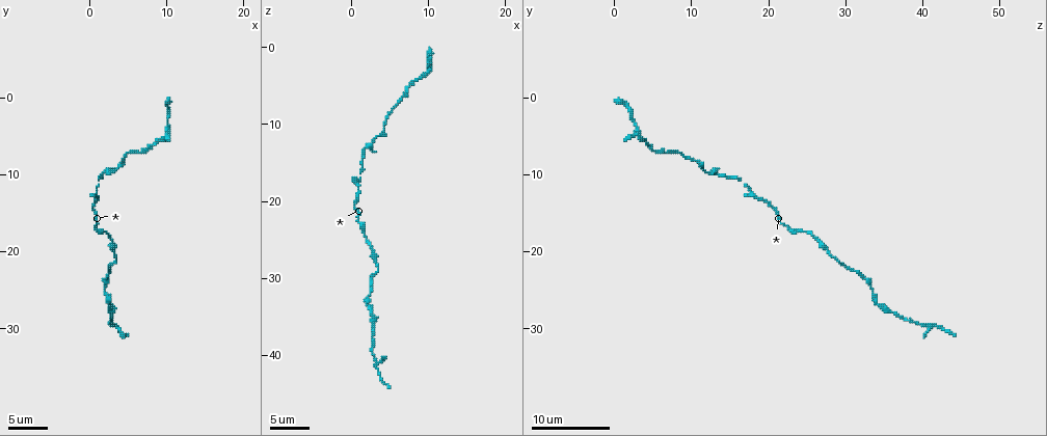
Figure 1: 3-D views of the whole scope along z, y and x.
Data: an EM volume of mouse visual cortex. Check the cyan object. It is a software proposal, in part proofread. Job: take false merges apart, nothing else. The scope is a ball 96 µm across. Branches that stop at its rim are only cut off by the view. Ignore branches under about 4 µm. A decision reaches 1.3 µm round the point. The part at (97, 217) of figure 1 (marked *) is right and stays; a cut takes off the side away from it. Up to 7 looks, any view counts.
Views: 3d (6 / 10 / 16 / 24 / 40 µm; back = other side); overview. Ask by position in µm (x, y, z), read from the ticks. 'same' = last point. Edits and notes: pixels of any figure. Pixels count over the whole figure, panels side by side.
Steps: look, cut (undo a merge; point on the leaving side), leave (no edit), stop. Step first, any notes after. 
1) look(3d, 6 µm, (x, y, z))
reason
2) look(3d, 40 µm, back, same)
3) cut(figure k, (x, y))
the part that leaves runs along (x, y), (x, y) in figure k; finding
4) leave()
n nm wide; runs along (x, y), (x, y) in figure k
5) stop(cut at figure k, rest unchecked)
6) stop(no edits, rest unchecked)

look(3d, 6 µm, (0.5, 12.5, 18.0))
two arms in line, one across

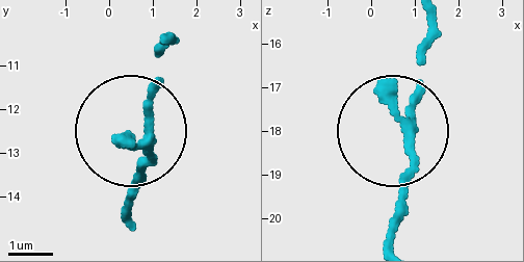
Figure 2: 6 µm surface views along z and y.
look(3d, 6 µm, back, (0.90, 12.35, 17.85))

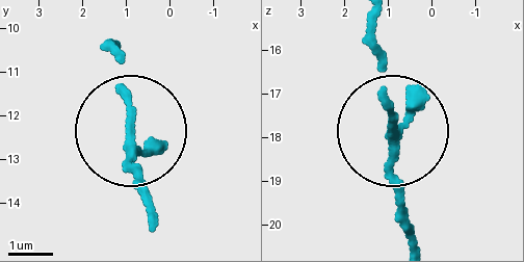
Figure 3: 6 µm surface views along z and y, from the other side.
leave()
runs along (153, 217), (131, 150), (120, 53) in figure 3; all the same neuron

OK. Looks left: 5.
look(3d, 10 µm, (4.0, 8.0, 10.0))
thick turns thin

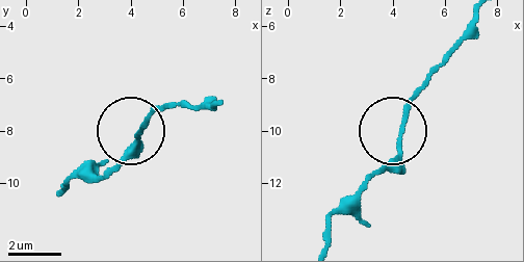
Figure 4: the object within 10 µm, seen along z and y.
leave()
runs along (324, 244), (332, 217), (396, 150), (408, 103), (425, 79) in figure 4; continuous, no second neuron

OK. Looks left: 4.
look(3d, 10 µm, (10.0, 4.5, 3.0))
side arm on a straight run

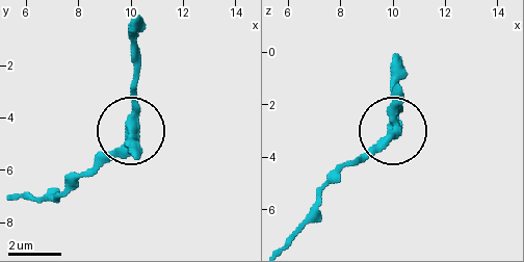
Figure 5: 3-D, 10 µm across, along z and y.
leave()
270 nm wide; one neuron here

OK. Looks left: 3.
look(3d, 10 µm, (2.0, 24.5, 33.0))
a narrow waist

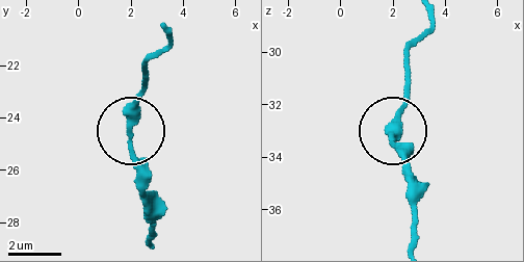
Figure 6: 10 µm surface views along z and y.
look(3d, 6 µm, (2.0, 24.9, 33.4))

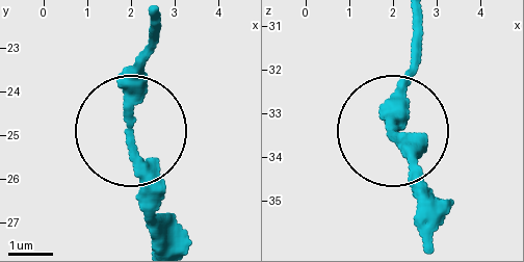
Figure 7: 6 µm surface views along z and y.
leave()
all the same neuron

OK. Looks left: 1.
stop(no edits, rest unchecked)

